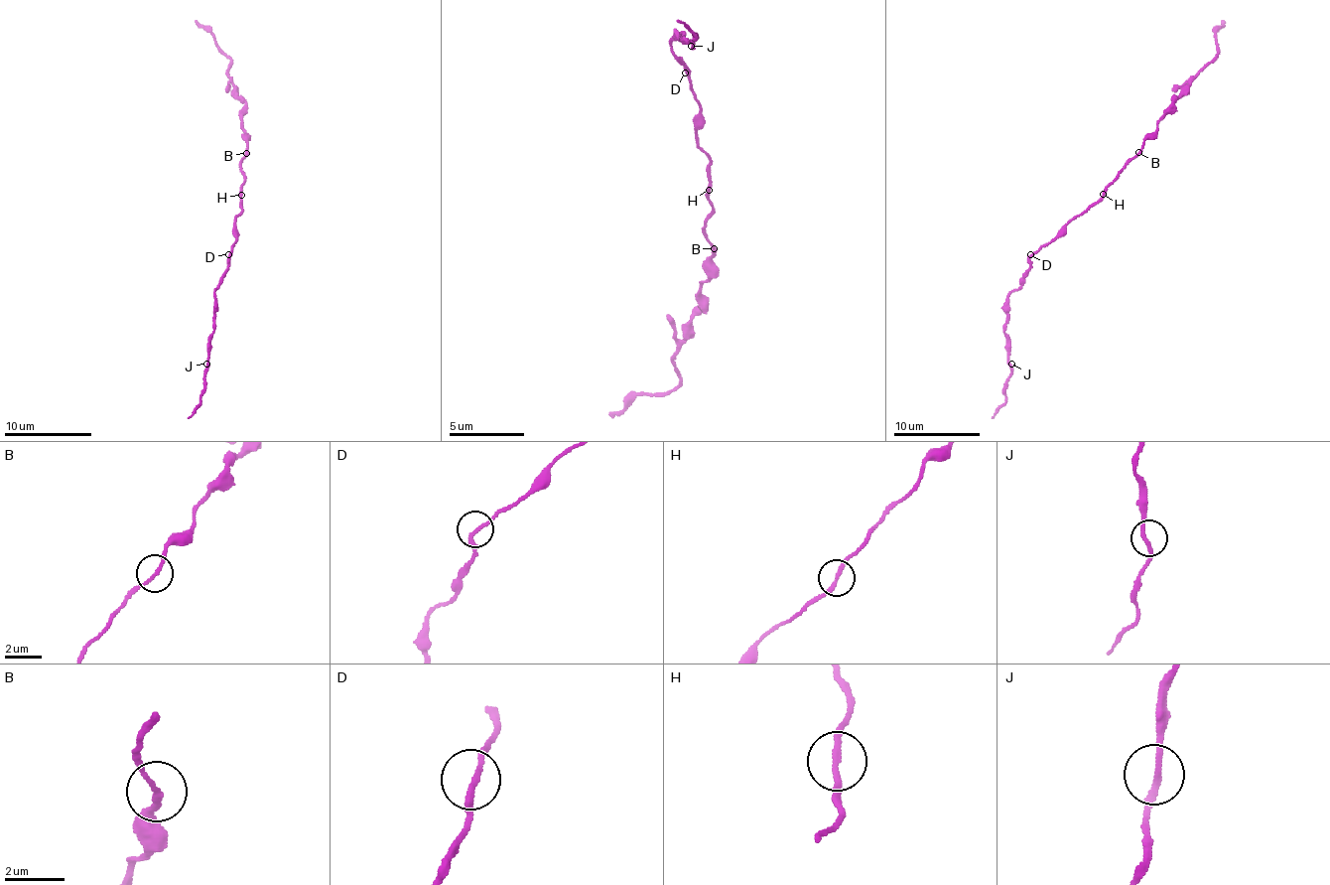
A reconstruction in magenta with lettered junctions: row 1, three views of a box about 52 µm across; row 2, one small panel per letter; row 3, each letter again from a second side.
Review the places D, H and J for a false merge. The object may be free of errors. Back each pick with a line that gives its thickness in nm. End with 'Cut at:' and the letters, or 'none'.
Cut at: none

